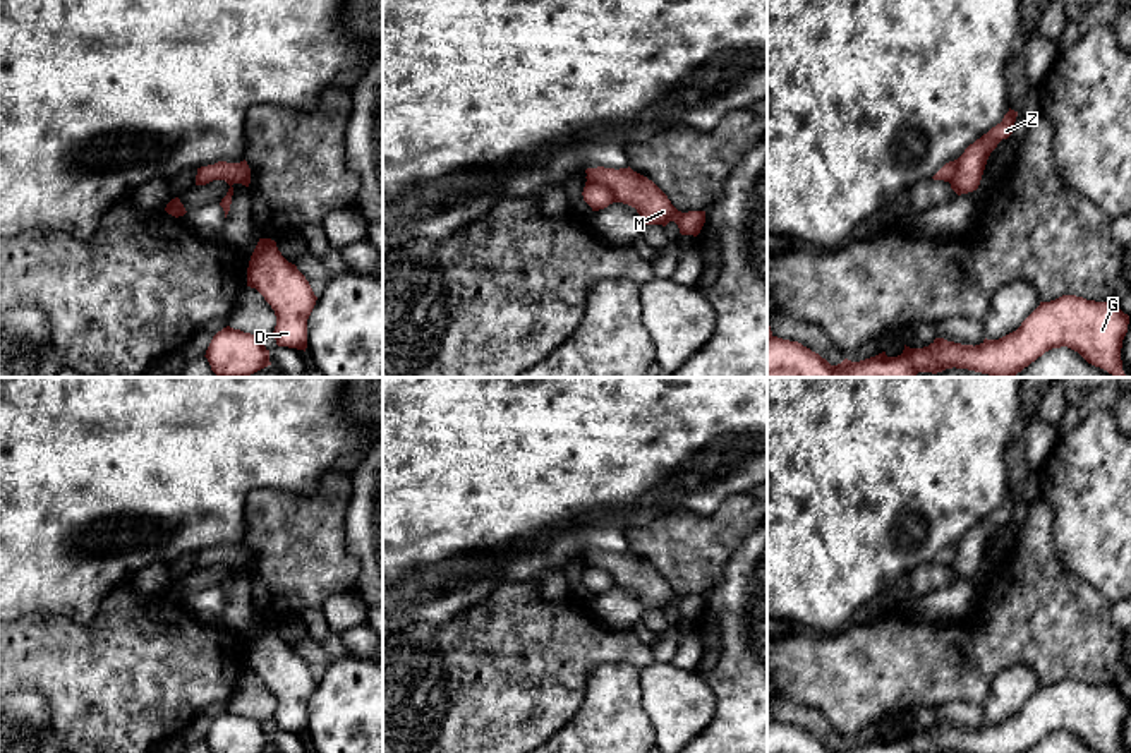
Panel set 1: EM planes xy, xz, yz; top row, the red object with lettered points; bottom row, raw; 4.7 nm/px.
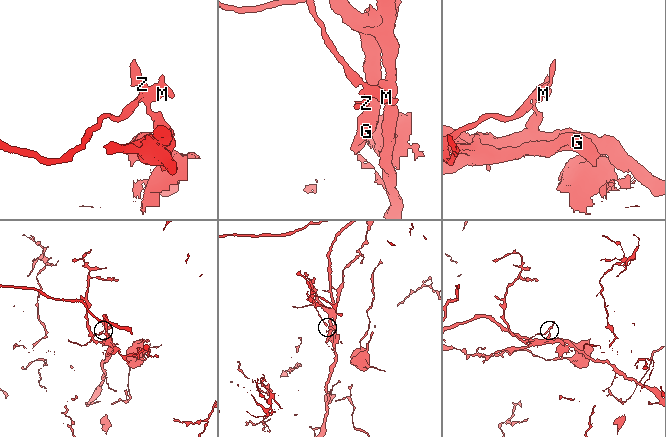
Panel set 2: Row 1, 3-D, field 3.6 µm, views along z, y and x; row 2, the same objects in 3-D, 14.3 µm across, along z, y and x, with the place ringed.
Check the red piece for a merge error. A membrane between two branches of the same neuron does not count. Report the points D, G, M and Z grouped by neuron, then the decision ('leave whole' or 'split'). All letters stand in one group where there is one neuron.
D M Z / G; split

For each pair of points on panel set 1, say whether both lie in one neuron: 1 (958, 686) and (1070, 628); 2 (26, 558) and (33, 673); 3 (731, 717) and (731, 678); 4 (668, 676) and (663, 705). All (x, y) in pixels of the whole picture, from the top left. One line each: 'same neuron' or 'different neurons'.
1: same neuron
2: different neurons
3: same neuron
4: same neuron

